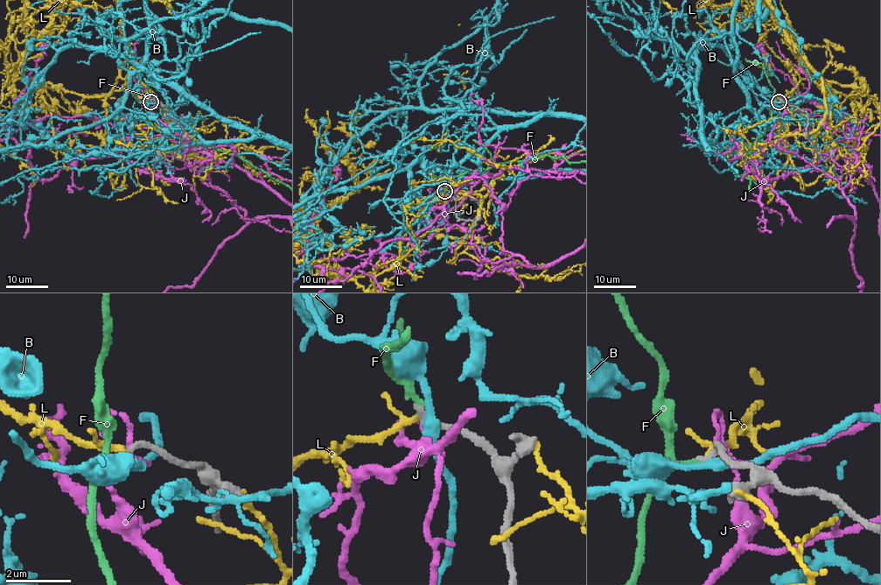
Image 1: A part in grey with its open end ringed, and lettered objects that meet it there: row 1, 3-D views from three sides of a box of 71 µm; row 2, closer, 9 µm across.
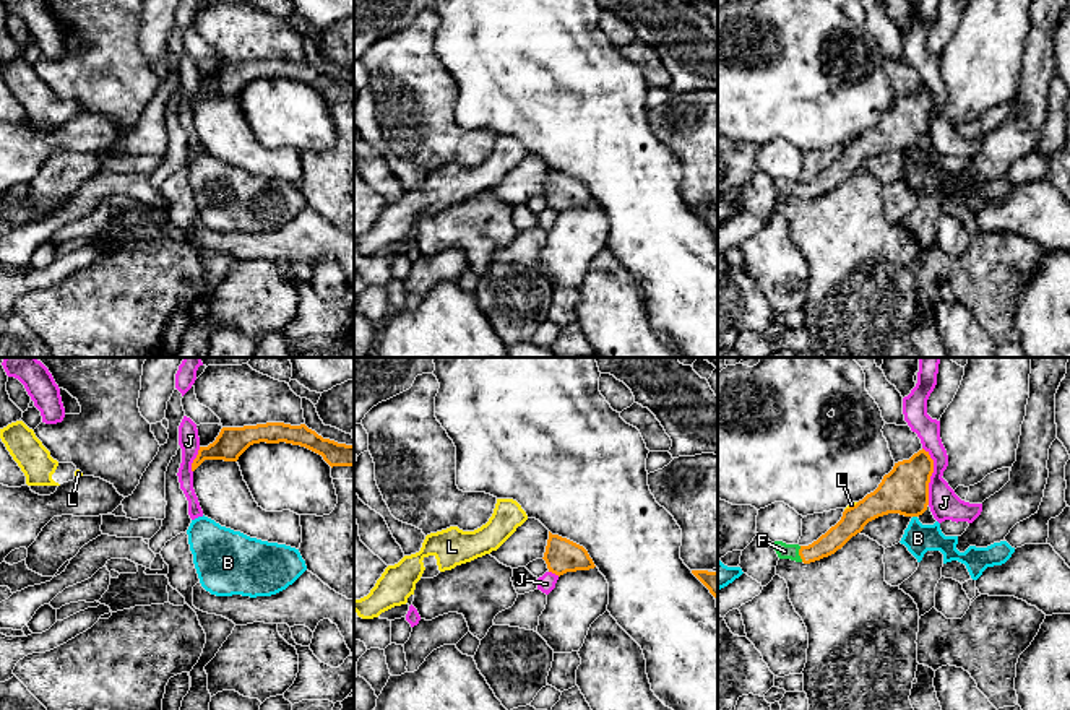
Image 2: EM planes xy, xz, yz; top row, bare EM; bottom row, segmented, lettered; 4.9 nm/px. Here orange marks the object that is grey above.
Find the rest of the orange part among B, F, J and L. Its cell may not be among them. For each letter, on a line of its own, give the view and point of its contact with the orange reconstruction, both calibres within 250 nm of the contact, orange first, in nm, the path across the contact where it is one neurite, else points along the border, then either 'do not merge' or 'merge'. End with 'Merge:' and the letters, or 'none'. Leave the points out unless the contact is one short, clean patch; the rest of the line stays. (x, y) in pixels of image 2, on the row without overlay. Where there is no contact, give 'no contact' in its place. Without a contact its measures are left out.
B: yz (914, 151) | 240/150 nm | do not merge
F: yz (799, 190) | 110/80 nm | across yz (837, 173), (812, 189), (799, 190), (785, 187) | merge
J: yz (931, 111) | 240/150 nm | along yz (923, 83), (932, 96), (929, 140) | do not merge
L: yz (853, 142) | 220/20 nm | along yz (858, 138), (845, 147) | do not merge
Merge: F

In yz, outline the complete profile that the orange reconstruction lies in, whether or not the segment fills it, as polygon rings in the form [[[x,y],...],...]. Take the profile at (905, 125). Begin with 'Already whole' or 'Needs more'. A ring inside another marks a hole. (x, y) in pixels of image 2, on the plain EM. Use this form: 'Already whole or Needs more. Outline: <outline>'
Needs more. Outline: [[[924,84],[909,96],[895,99],[883,112],[878,123],[856,141],[843,148],[841,156],[809,182],[774,177],[779,195],[810,200],[835,190],[864,162],[883,151],[900,149],[919,153],[929,141],[929,119],[934,109],[934,96]]]

